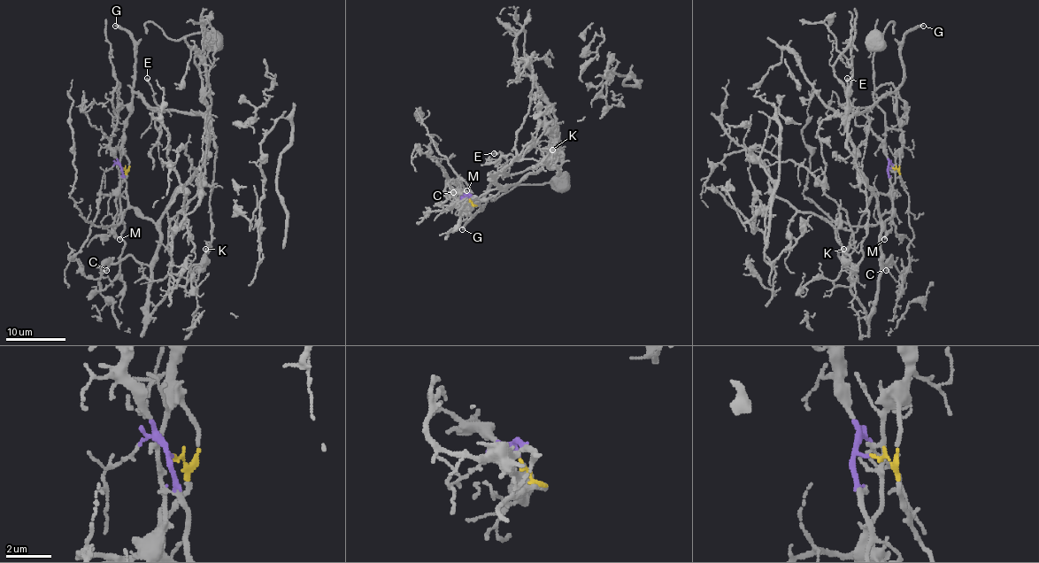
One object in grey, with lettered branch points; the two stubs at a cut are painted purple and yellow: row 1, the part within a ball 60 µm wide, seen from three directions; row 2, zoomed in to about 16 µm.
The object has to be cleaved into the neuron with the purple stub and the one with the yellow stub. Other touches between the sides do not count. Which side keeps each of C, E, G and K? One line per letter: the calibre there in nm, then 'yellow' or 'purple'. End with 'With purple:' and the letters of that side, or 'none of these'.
C: 130 nm | purple
E: 200 nm | yellow
G: 240 nm | yellow
K: 170 nm | purple
With purple: C, K

